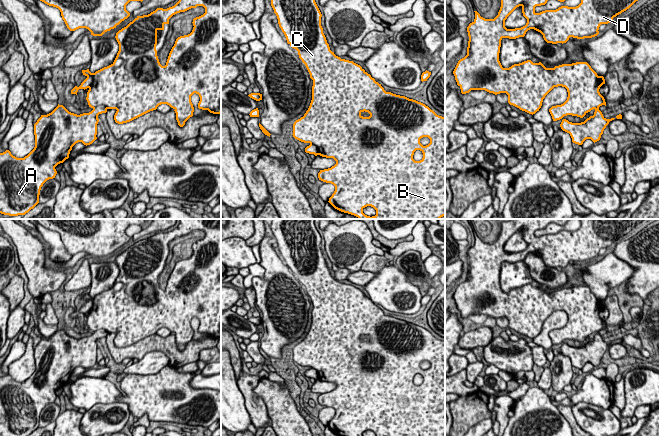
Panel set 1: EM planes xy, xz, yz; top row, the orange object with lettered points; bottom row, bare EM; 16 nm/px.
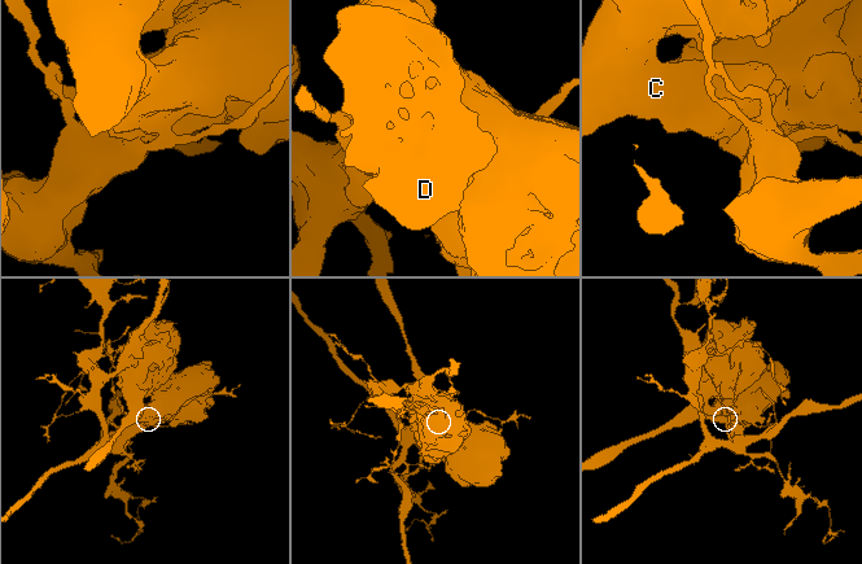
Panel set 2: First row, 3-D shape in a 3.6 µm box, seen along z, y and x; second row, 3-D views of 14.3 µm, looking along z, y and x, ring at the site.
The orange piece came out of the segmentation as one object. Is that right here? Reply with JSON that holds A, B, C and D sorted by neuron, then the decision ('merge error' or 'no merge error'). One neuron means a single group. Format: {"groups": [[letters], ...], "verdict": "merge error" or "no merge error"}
{"groups": [["A"], ["B", "C", "D"]], "verdict": "merge error"}

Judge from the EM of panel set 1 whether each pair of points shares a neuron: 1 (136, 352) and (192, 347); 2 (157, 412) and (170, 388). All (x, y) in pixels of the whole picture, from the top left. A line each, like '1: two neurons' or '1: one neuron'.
1: one neuron
2: one neuron

